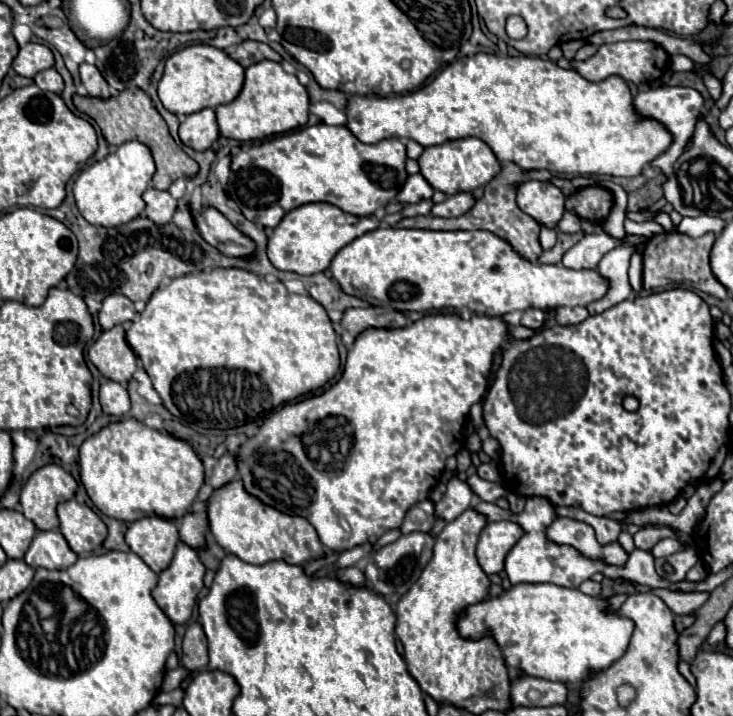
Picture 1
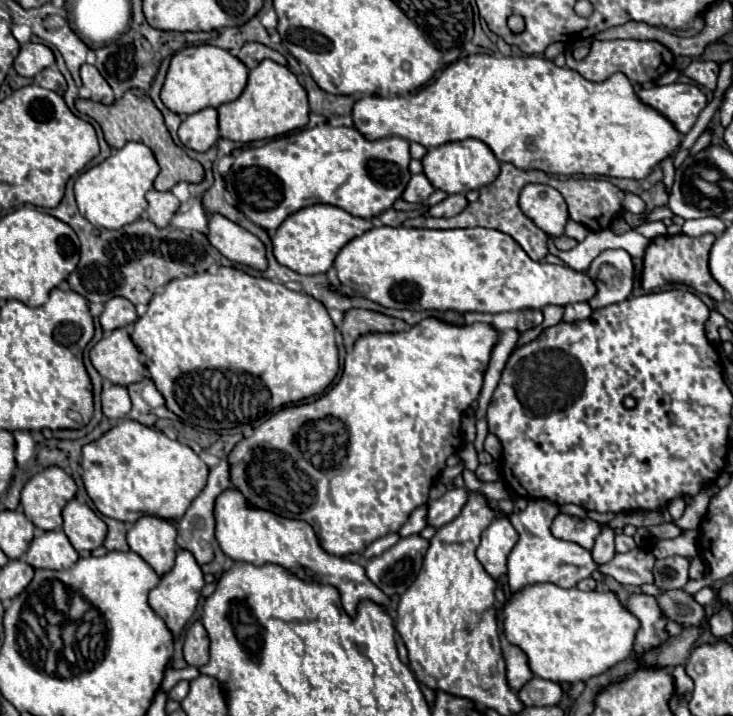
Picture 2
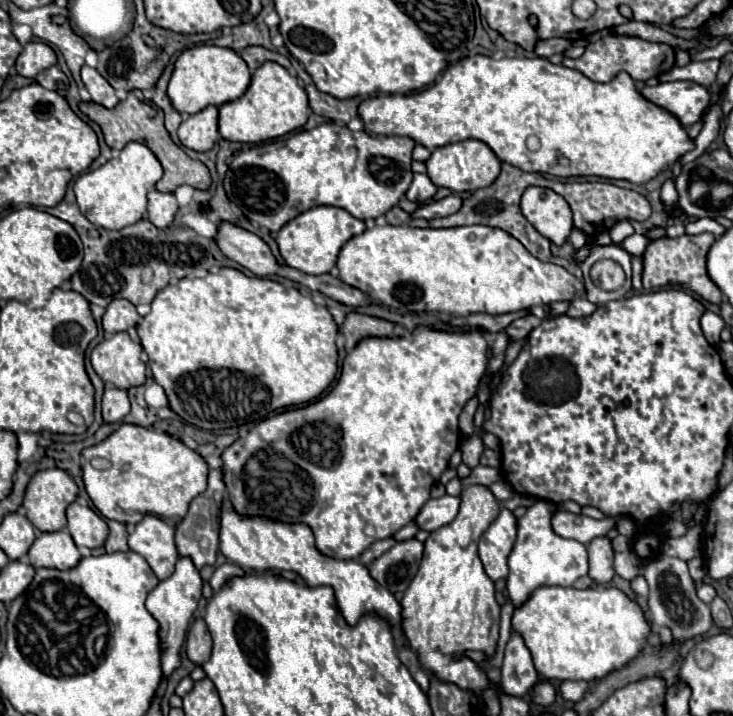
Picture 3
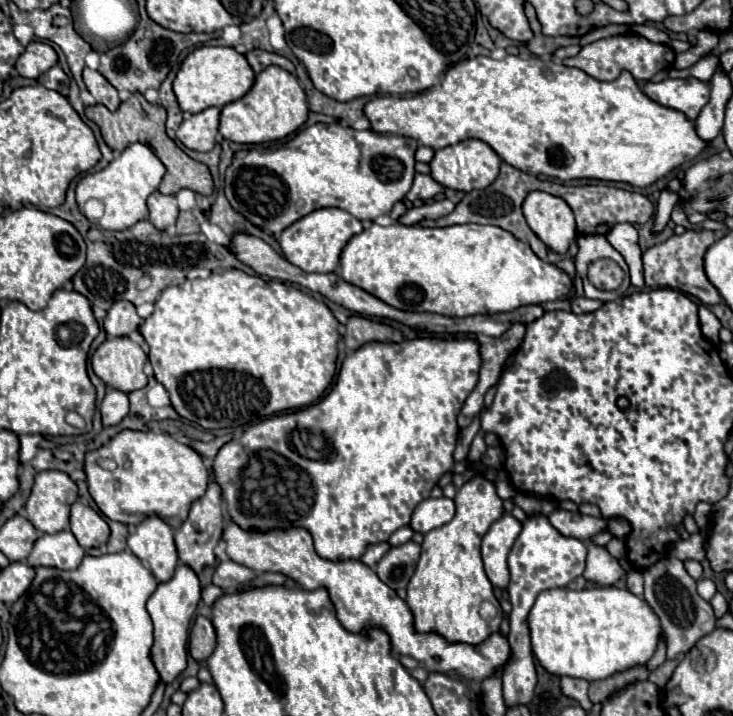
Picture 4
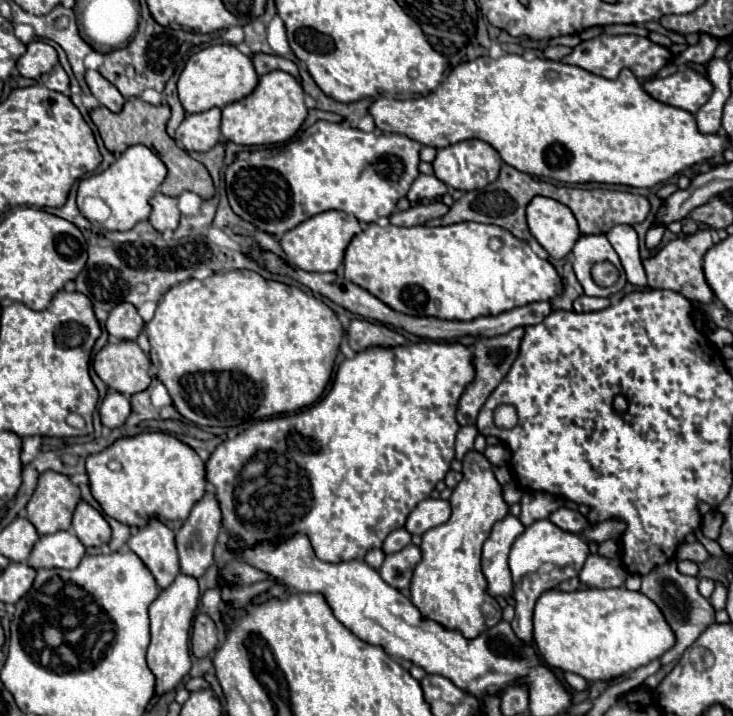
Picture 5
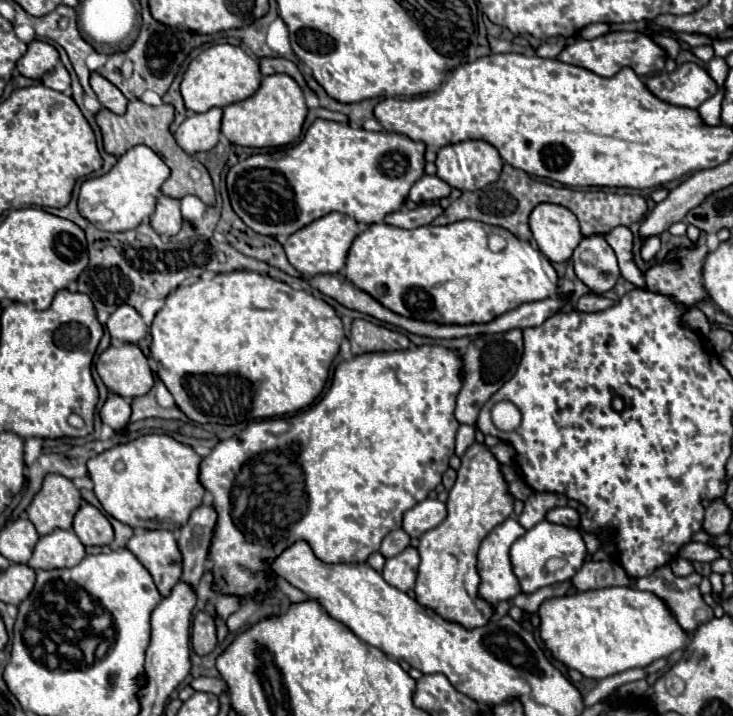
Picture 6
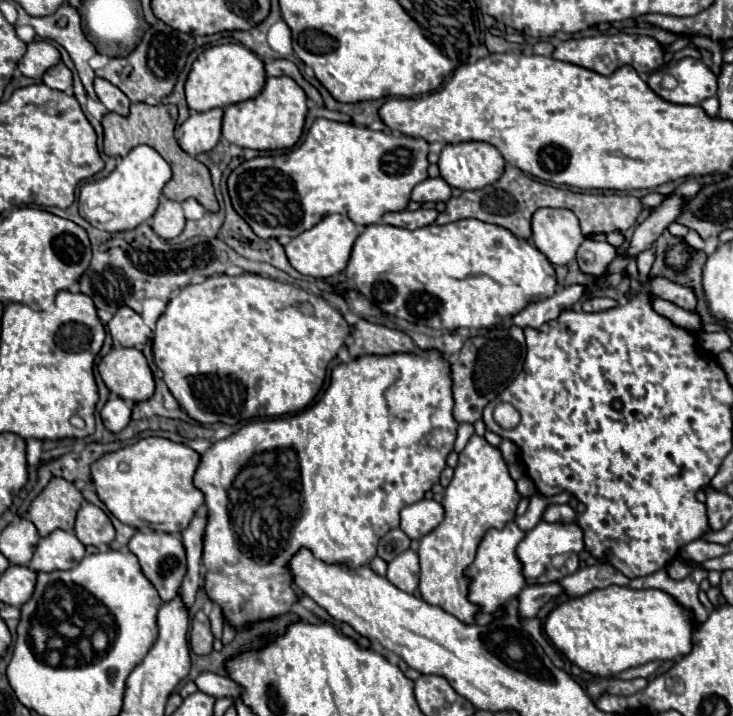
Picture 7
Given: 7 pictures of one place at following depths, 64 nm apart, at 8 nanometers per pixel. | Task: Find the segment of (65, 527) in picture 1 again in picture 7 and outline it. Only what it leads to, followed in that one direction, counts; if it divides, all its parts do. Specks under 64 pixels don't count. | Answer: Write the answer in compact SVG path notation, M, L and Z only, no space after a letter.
M84 502L76 516L74 534L86 546L88 544L100 546L100 544L110 544L114 540L114 526L102 508Z

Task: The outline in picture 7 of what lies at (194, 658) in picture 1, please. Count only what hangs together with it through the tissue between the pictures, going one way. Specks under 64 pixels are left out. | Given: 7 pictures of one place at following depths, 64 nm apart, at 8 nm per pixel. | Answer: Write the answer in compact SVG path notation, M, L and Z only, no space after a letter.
M200 610L192 618L192 626L190 626L190 648L198 656L210 654L212 652L212 642L214 642L214 636L210 632L208 616Z

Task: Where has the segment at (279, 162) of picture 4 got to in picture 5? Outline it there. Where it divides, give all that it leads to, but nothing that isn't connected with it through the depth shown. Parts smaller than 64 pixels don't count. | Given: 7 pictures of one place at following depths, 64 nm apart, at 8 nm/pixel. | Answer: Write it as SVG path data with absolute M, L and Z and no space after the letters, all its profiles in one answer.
M318 120L274 158L260 158L252 154L246 160L232 162L226 170L226 192L232 210L242 220L272 236L282 236L288 230L296 228L300 222L326 210L342 210L356 216L360 222L370 224L382 216L390 216L396 212L398 200L406 196L412 180L416 180L416 176L420 174L420 148L420 142L410 140L402 134L366 134L358 128L350 128L346 120L339 123Z

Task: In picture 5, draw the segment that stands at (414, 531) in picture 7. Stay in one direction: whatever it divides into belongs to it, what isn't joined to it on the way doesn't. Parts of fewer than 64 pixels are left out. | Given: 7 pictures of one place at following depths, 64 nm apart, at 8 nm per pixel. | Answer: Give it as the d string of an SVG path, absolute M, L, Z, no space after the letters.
M426 498L410 514L404 528L410 534L424 534L426 530L444 524L450 518L450 504L446 500Z

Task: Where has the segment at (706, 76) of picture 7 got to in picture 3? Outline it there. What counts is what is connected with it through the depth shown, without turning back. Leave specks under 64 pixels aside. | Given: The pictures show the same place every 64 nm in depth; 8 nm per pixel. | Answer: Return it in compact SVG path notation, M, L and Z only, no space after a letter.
M688 80L644 86L642 96L656 106L672 112L684 126L692 126L694 122L698 122L702 112L710 104L708 88Z

